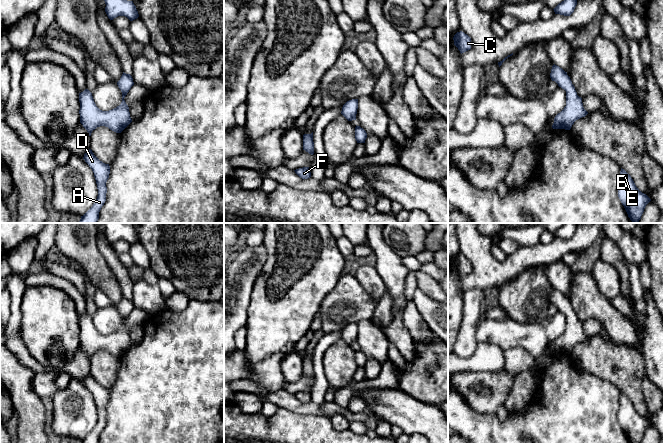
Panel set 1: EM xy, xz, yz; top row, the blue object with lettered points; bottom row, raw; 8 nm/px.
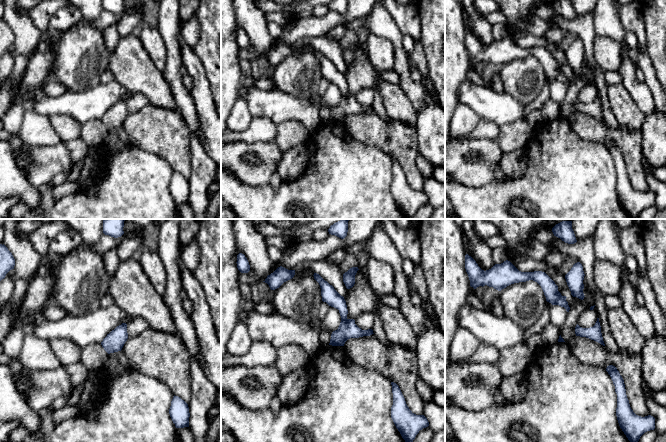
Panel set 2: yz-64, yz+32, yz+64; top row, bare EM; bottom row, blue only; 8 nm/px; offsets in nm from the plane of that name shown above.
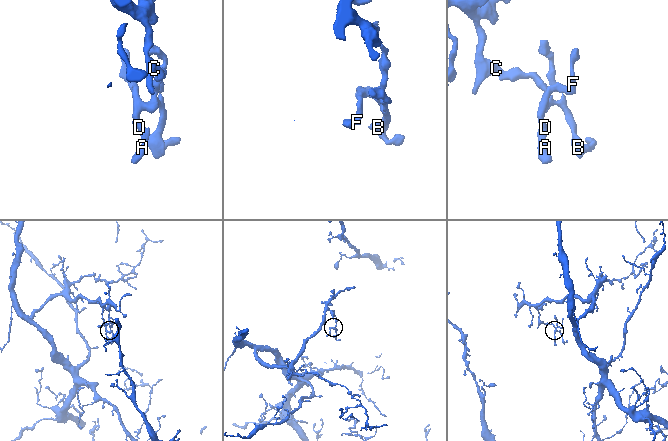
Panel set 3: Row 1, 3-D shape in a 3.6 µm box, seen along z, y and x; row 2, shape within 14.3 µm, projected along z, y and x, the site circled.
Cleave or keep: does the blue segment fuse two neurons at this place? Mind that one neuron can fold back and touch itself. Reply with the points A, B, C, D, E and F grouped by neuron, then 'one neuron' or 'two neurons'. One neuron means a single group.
A B C D E F; one neuron

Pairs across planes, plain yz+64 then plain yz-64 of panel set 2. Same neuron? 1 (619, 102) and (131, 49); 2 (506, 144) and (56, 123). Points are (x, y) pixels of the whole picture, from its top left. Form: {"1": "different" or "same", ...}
{"1": "same", "2": "same"}

